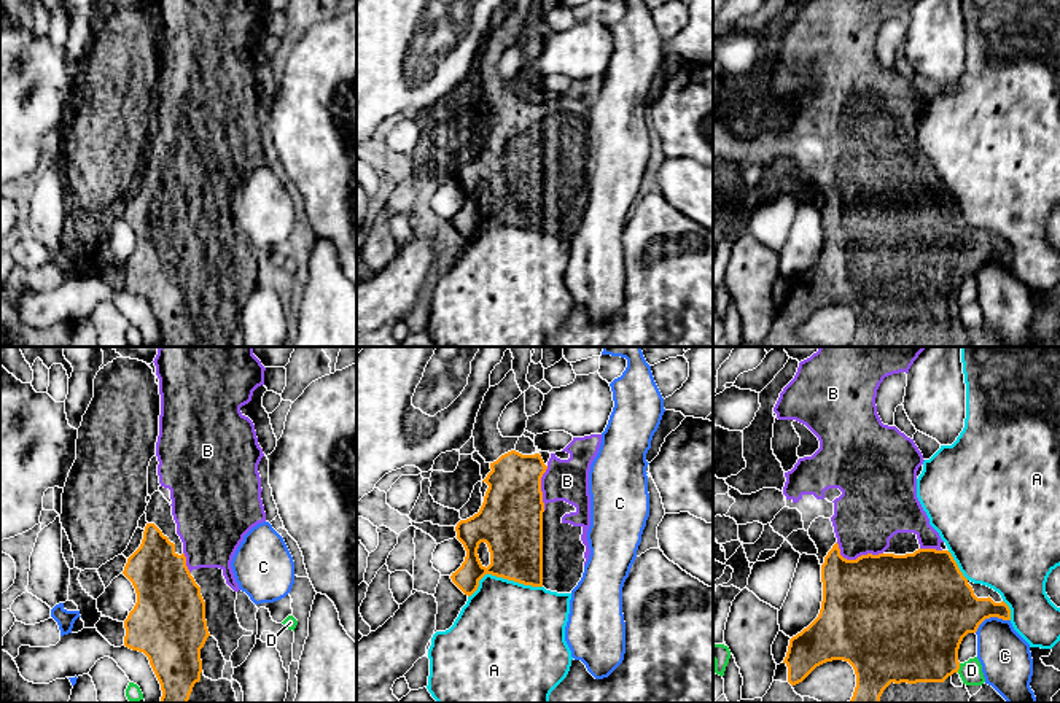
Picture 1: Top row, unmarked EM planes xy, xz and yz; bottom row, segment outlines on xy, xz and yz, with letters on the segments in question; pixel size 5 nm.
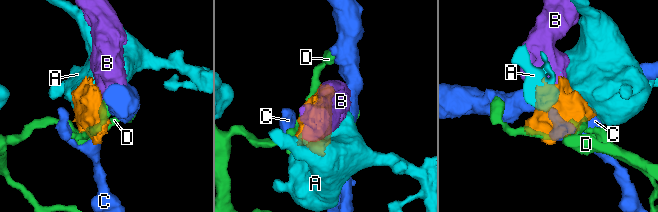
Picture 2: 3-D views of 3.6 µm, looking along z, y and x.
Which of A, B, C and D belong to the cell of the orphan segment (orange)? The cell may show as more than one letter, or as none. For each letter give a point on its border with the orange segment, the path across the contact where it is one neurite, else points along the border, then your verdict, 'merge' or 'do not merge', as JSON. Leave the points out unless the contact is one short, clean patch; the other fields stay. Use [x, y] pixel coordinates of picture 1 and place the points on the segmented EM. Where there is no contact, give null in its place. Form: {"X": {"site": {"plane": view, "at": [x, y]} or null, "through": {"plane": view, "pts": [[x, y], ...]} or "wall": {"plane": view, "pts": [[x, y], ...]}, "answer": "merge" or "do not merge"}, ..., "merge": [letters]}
{"A": {"site": {"plane": "xz", "at": [502, 576]}, "answer": "do not merge"}, "B": {"site": {"plane": "yz", "at": [857, 559]}, "answer": "merge"}, "C": {"site": {"plane": "yz", "at": [990, 616]}, "wall": {"plane": "yz", "pts": [[1009, 619], [987, 617], [974, 632]]}, "answer": "do not merge"}, "D": {"site": {"plane": "yz", "at": [958, 668]}, "answer": "do not merge"}, "merge": ["B"]}

